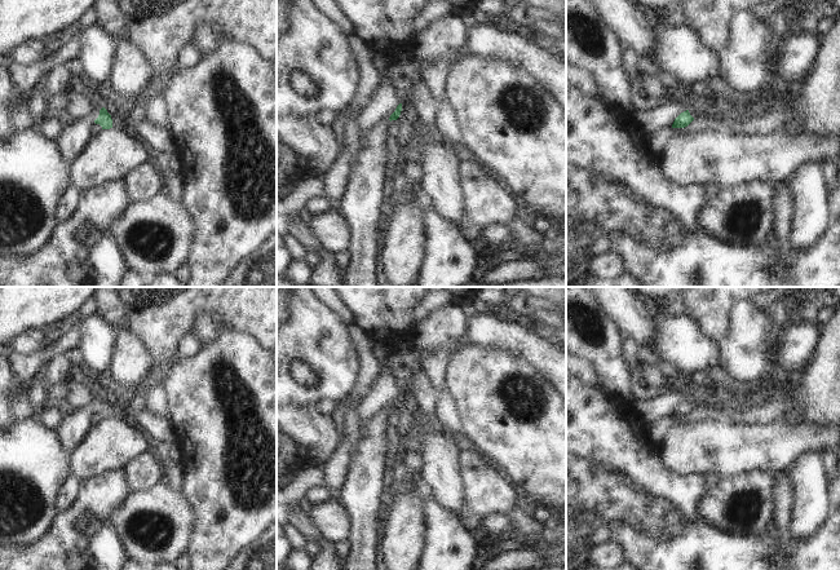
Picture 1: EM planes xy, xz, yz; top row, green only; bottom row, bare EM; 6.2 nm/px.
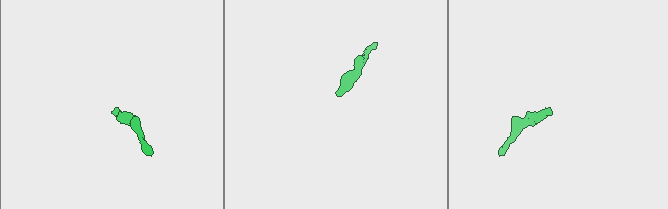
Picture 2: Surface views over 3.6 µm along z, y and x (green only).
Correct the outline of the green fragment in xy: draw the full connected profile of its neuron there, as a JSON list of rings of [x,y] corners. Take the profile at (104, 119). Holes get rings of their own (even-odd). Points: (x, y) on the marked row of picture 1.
[[[105,107],[87,114],[81,120],[72,120],[63,127],[58,137],[54,140],[57,151],[66,164],[71,162],[84,150],[90,141],[90,127],[100,124],[102,129],[112,128],[111,115]]]

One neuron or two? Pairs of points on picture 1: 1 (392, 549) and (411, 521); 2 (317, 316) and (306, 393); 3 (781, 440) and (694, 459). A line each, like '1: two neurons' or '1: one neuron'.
1: one neuron
2: one neuron
3: one neuron

